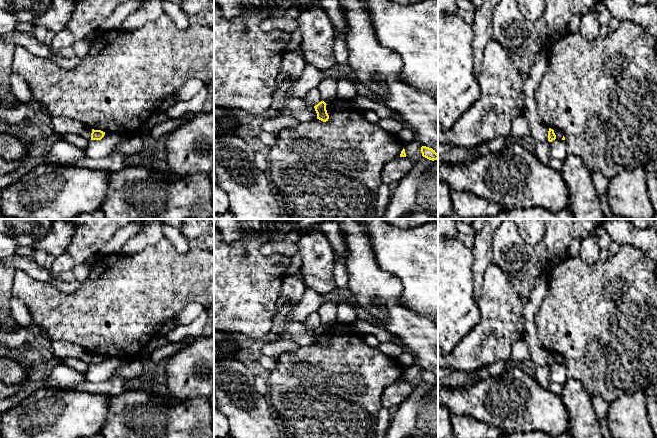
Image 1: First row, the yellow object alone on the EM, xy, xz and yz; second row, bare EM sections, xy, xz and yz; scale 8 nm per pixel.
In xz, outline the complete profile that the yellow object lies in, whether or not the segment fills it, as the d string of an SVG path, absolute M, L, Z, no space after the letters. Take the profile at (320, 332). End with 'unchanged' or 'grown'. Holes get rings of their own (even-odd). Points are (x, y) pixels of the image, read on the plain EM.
M324 325L319 326L317 329L314 330L315 335L317 337L317 343L326 346L329 343L329 339L326 334L326 327Z; unchanged

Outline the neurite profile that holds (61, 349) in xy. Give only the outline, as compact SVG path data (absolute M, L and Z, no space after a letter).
M53 341L46 344L46 346L58 358L78 358L87 364L91 363L92 353L78 344L66 341Z

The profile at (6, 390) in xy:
M0 382L0 400L16 395L24 387L25 383L8 385Z

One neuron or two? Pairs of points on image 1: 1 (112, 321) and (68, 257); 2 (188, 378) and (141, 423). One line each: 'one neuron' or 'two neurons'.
1: two neurons
2: two neurons

